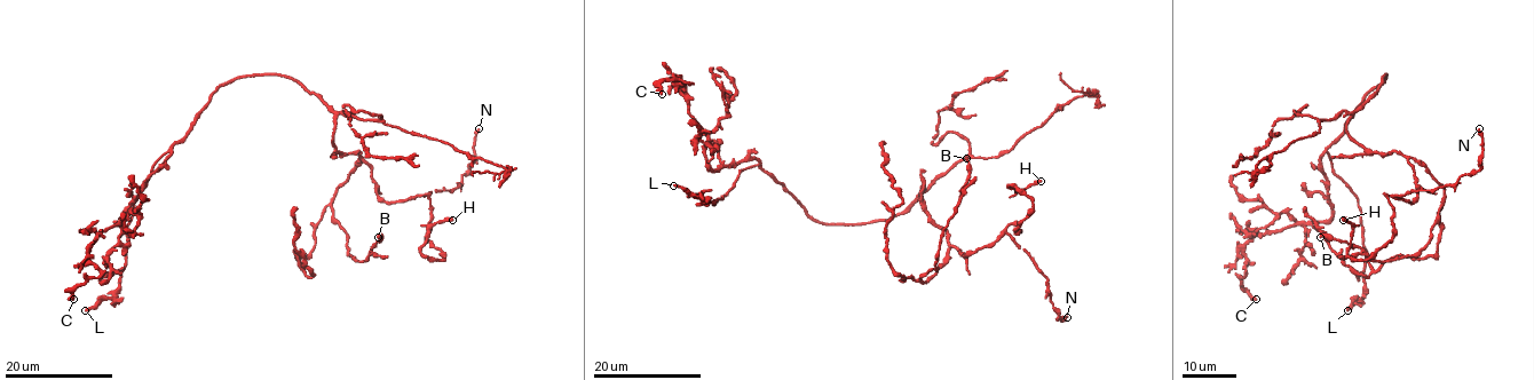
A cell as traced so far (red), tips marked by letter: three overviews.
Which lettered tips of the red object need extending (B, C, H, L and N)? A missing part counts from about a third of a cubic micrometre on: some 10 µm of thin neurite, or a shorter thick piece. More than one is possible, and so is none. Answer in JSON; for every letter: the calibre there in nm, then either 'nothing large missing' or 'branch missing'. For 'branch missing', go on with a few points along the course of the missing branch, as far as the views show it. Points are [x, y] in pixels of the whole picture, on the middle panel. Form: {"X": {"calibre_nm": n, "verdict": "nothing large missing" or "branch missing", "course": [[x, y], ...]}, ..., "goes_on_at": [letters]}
{"B": {"calibre_nm": 200, "verdict": "nothing large missing"}, "C": {"calibre_nm": 440, "verdict": "nothing large missing"}, "H": {"calibre_nm": 300, "verdict": "nothing large missing"}, "L": {"calibre_nm": 260, "verdict": "nothing large missing"}, "N": {"calibre_nm": 280, "verdict": "nothing large missing"}, "goes_on_at": []}

